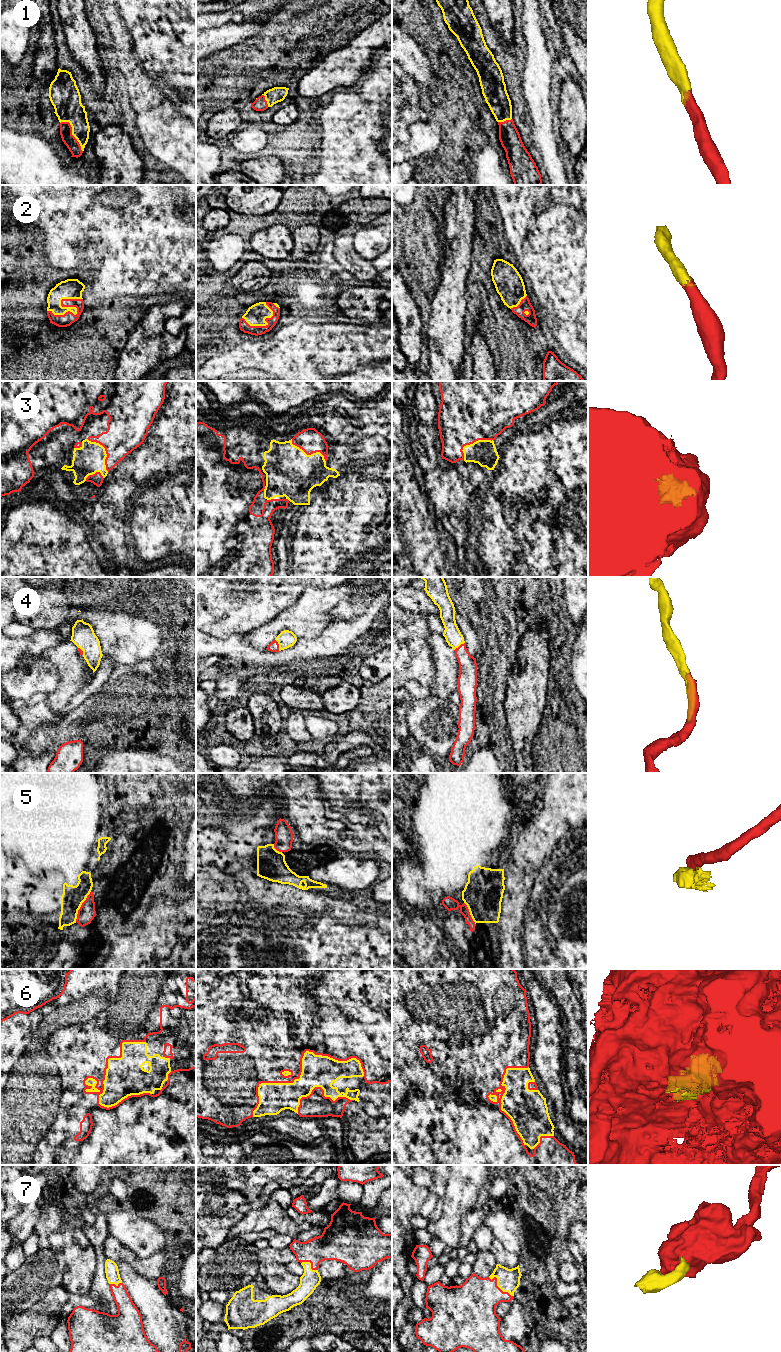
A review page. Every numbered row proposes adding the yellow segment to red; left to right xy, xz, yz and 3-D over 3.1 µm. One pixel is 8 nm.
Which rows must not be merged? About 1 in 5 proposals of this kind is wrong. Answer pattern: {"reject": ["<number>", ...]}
{"reject": ["5"]}

